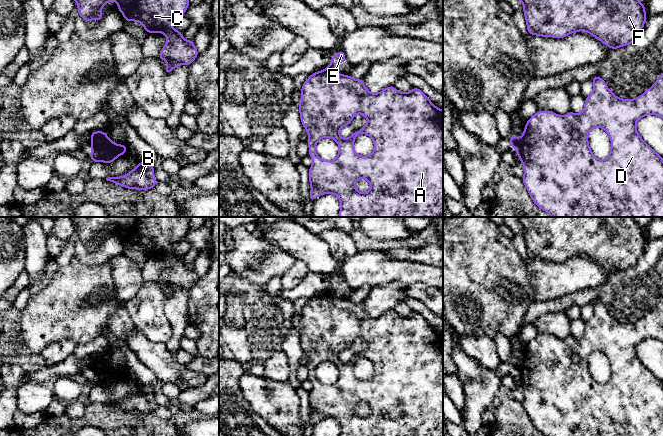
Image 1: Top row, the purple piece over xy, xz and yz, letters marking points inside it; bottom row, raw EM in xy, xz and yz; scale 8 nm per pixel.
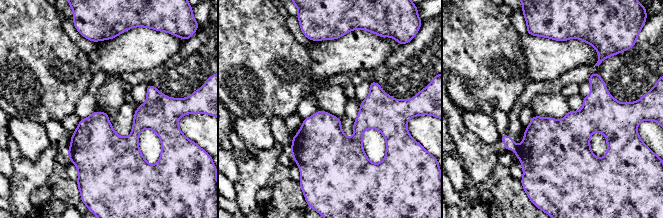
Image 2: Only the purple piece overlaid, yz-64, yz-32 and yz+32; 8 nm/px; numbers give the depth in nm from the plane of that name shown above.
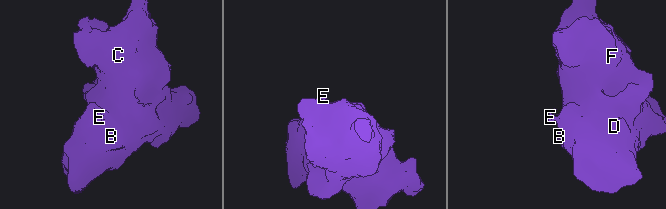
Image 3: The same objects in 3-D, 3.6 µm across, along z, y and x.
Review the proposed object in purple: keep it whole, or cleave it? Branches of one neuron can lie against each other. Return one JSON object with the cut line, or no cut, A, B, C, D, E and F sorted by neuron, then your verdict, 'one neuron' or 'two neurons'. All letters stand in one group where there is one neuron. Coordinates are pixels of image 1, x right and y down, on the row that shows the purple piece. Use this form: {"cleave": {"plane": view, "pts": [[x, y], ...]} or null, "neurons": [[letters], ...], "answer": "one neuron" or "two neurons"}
{"cleave": {"plane": "yz", "pts": [[521, 138], [521, 142], [515, 148]]}, "neurons": [["A", "B", "C", "D", "F"], ["E"]], "answer": "two neurons"}

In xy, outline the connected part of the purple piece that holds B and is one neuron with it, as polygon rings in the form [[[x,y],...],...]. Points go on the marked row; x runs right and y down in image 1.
[[[140,161],[127,175],[121,177],[108,177],[107,181],[124,186],[127,189],[148,190],[157,184],[154,179],[154,166],[151,163]]]

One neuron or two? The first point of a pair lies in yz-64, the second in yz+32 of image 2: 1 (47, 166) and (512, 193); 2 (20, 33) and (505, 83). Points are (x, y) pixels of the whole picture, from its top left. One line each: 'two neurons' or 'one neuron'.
1: two neurons
2: one neuron

